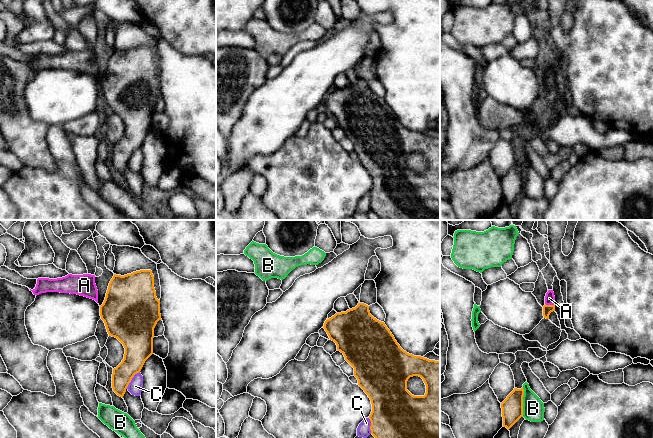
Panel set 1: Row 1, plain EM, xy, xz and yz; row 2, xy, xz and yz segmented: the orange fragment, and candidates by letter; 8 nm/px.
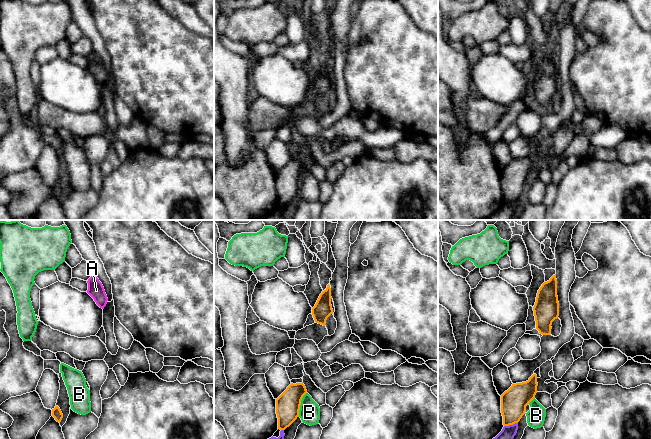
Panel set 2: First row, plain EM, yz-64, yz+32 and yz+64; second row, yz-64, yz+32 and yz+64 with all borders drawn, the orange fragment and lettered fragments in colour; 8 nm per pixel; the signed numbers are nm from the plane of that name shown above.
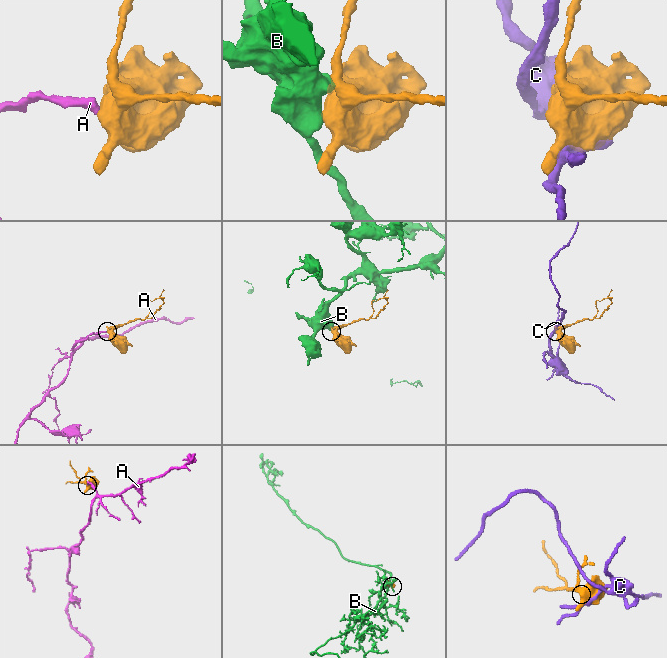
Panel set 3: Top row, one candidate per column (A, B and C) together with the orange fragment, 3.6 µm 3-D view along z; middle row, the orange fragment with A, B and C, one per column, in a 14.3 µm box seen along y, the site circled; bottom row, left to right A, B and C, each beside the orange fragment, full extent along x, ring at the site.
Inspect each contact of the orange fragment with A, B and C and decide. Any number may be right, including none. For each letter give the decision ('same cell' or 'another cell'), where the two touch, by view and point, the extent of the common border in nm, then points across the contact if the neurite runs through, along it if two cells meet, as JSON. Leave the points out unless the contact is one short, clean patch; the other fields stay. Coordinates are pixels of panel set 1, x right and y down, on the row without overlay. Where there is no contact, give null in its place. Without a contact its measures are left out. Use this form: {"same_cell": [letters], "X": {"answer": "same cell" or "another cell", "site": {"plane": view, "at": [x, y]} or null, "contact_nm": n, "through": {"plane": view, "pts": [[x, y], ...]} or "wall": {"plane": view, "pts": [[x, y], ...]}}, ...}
{"same_cell": ["A"], "A": {"answer": "same cell", "site": {"plane": "yz", "at": [549, 81]}, "contact_nm": 70, "through": {"plane": "yz", "pts": [[547, 85], [549, 81], [549, 74]]}}, "B": {"answer": "another cell", "site": {"plane": "yz", "at": [522, 178]}, "contact_nm": 240, "wall": {"plane": "yz", "pts": [[522, 163], [523, 192]]}}, "C": {"answer": "another cell", "site": {"plane": "xy", "at": [131, 155]}, "contact_nm": 180}}

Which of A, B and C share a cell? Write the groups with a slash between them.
A / B / C

